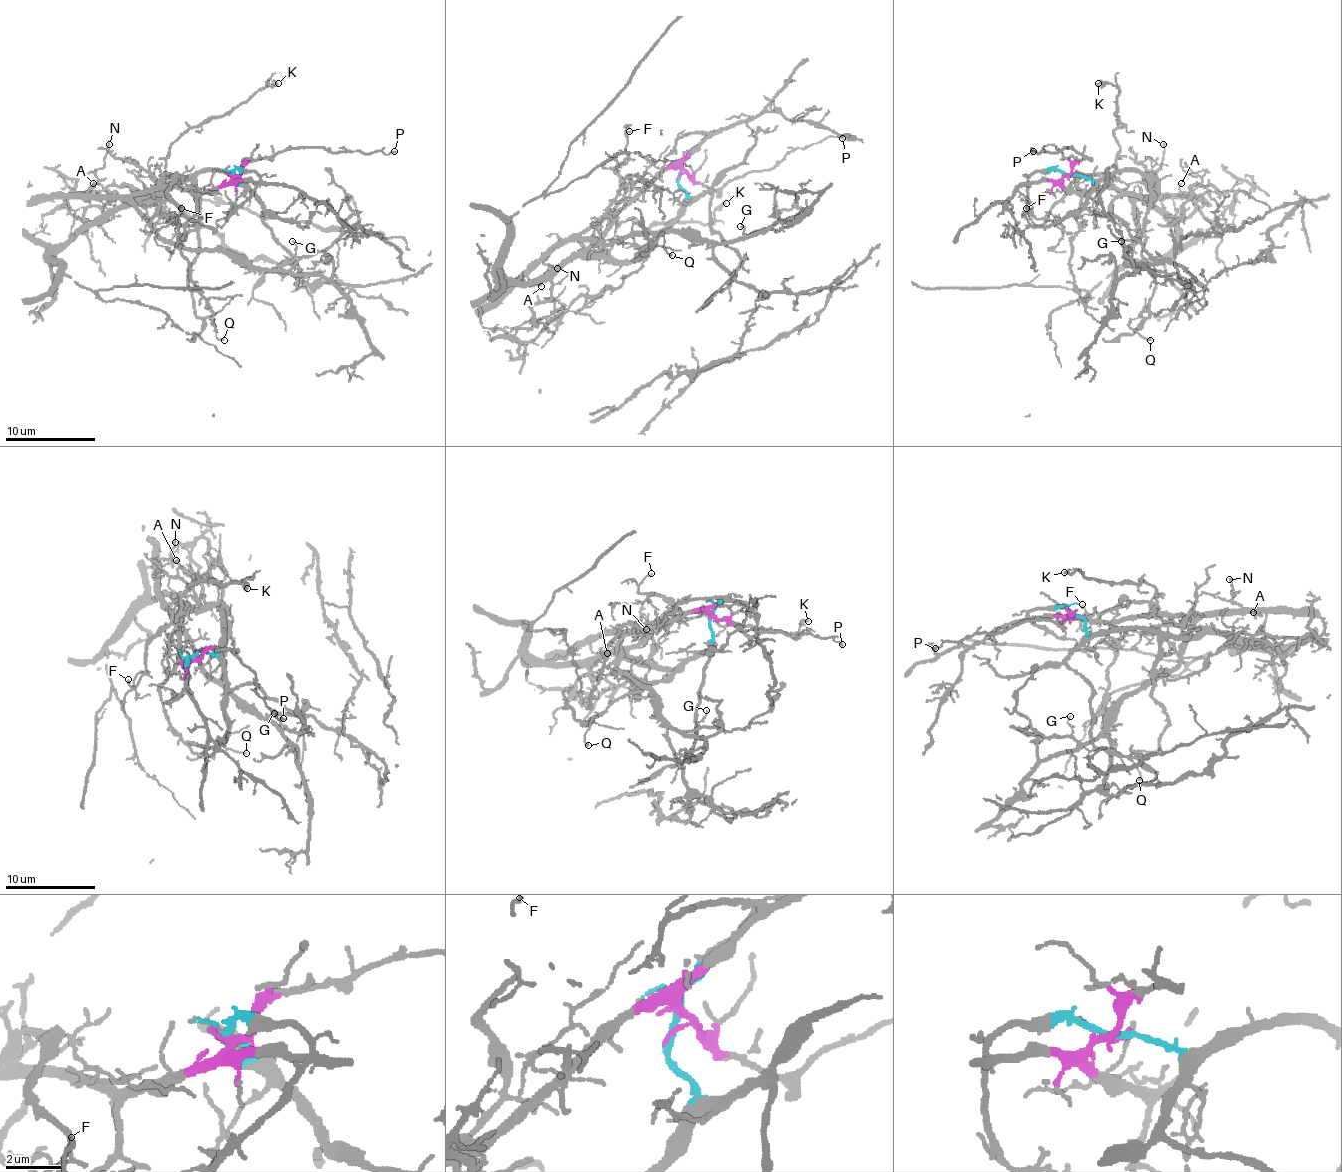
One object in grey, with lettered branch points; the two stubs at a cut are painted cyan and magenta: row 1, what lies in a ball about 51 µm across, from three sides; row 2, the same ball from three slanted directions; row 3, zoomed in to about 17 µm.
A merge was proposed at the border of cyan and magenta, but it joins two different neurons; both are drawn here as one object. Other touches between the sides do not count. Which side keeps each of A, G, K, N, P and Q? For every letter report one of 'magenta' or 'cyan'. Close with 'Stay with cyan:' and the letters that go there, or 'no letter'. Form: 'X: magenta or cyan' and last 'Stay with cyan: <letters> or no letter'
A: magenta
G: magenta
K: magenta
N: magenta
P: magenta
Q: cyan
Stay with cyan: Q

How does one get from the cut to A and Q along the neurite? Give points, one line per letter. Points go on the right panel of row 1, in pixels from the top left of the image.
A: (1070, 175), (1061, 179), (1064, 186), (1077, 193), (1104, 188), (1133, 195), (1180, 193), (1180, 184)
Q: (1070, 175), (1102, 179), (1138, 170), (1147, 179), (1142, 258), (1156, 290), (1149, 316), (1129, 323), (1149, 339)

